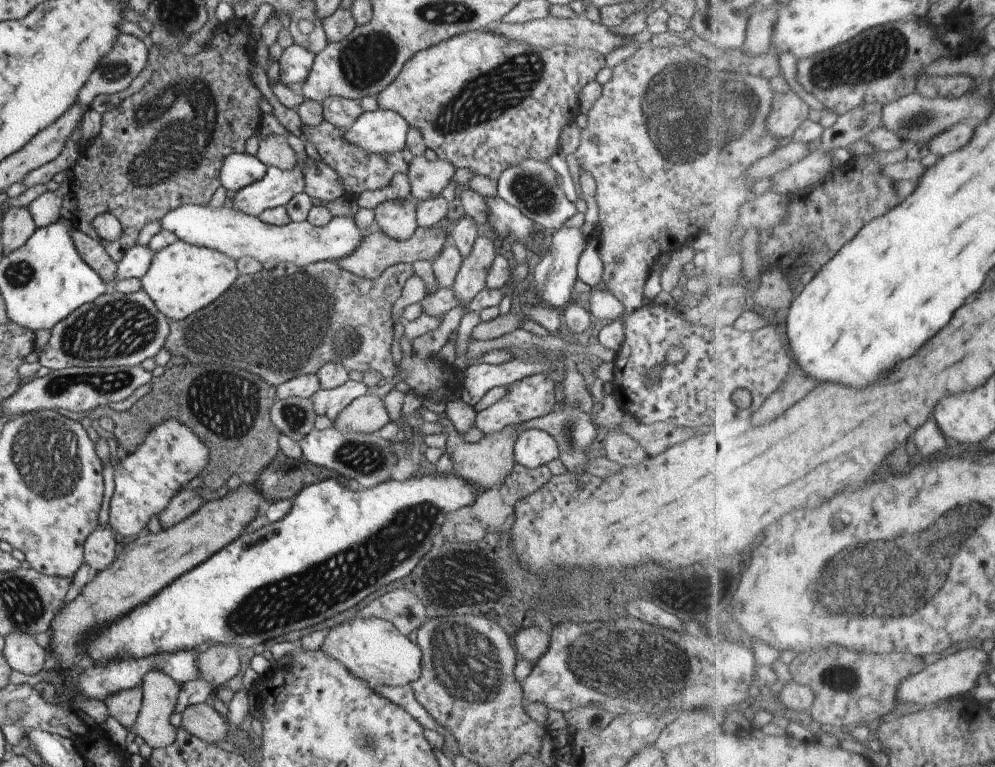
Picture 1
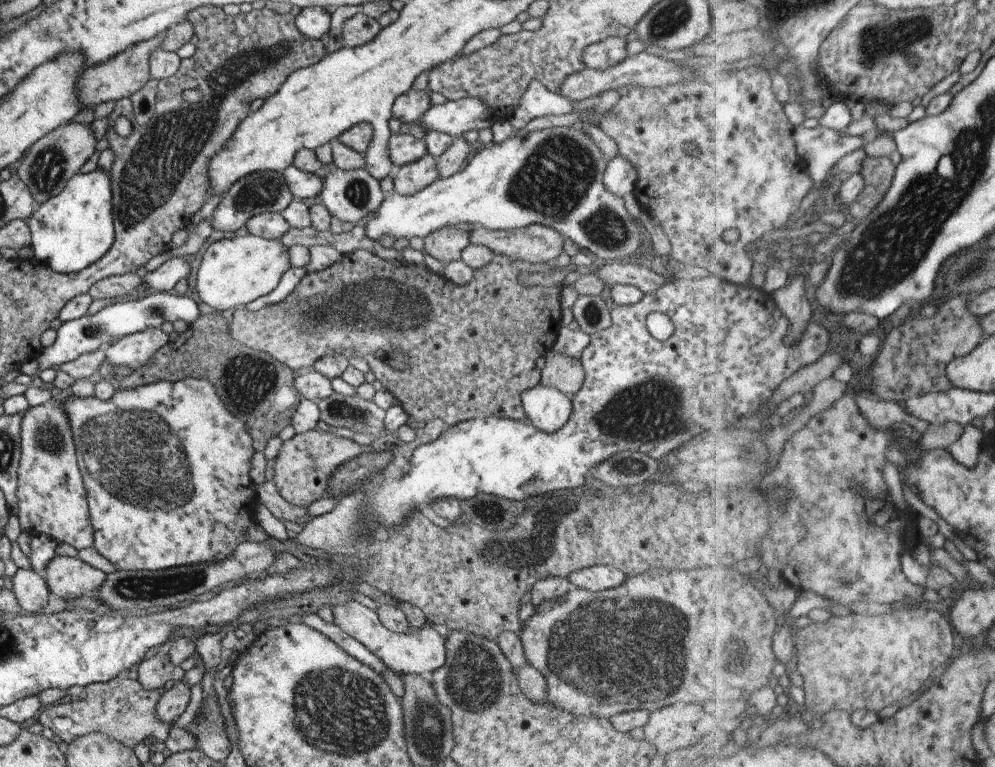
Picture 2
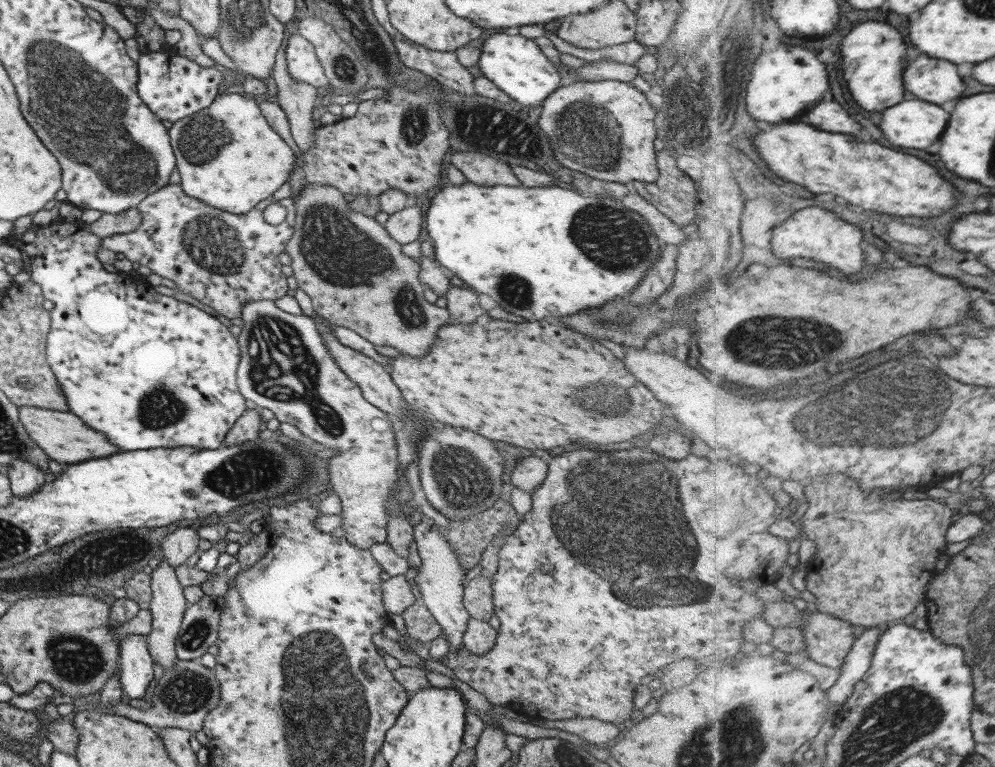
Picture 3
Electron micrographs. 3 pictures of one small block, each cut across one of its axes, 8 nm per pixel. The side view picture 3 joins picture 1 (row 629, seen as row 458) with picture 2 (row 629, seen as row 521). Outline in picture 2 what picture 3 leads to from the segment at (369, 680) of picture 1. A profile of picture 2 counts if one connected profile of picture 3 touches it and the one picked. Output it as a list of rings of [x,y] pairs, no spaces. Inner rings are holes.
[[[348,601],[343,606],[332,609],[335,624],[382,663],[400,676],[434,673],[445,664],[445,638],[442,638],[429,624],[412,629],[409,633],[394,633],[387,630],[379,620],[377,613],[356,601]]]

